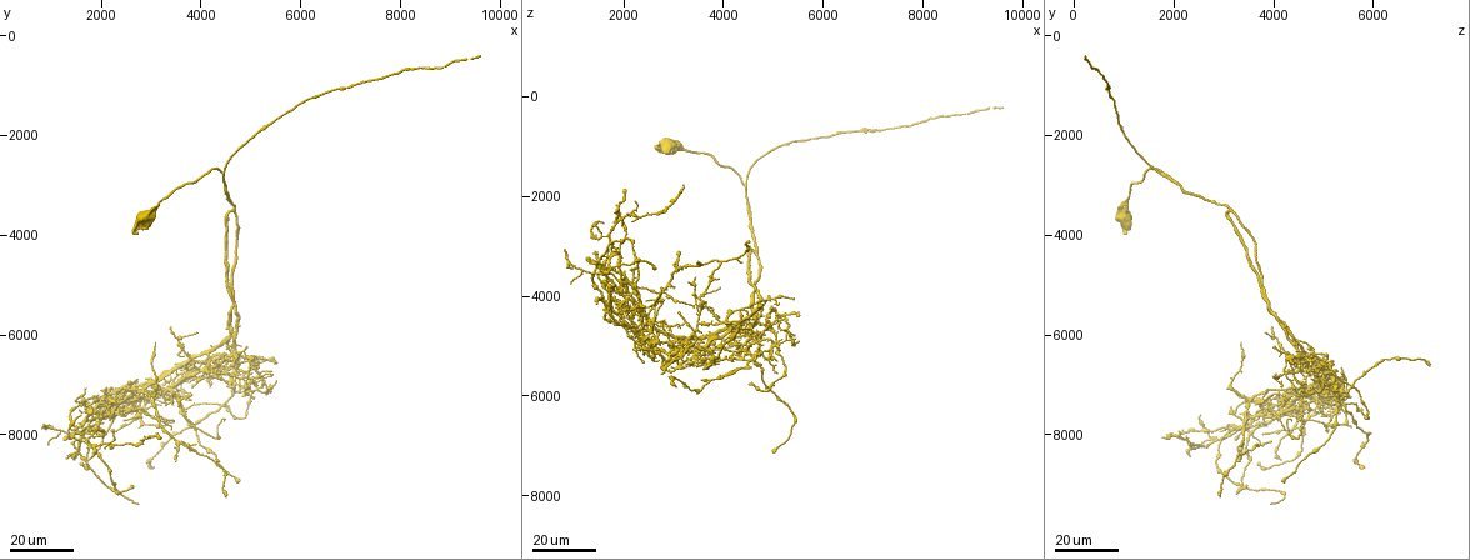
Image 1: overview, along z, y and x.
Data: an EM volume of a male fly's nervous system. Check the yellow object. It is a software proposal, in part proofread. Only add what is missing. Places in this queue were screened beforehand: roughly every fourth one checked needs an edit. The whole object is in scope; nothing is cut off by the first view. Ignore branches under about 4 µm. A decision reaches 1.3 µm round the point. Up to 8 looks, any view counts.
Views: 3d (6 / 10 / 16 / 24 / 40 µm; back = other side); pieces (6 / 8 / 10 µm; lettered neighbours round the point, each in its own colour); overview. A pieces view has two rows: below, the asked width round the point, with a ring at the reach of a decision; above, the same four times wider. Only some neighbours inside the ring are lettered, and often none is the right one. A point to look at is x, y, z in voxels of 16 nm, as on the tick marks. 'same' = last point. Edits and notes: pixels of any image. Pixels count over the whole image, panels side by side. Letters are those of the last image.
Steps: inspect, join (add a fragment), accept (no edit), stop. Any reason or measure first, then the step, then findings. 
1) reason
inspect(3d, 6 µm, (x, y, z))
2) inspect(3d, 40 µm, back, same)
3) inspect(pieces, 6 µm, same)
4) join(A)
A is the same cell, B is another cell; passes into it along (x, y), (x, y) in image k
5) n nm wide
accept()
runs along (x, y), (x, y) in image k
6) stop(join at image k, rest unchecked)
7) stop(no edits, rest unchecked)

free end
inspect(3d, 24 µm, (1500, 8000, 3100))

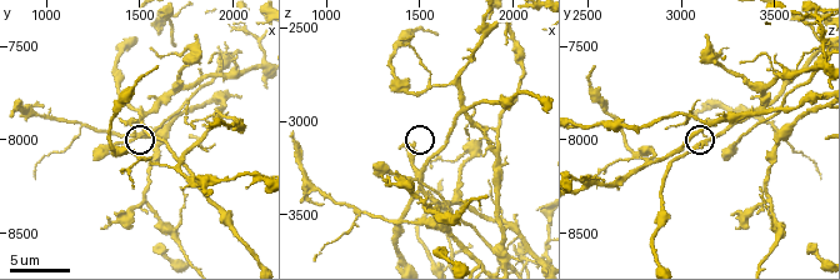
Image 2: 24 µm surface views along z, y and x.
what lies round it
inspect(pieces, 8 µm, (1460, 7960, 3140))

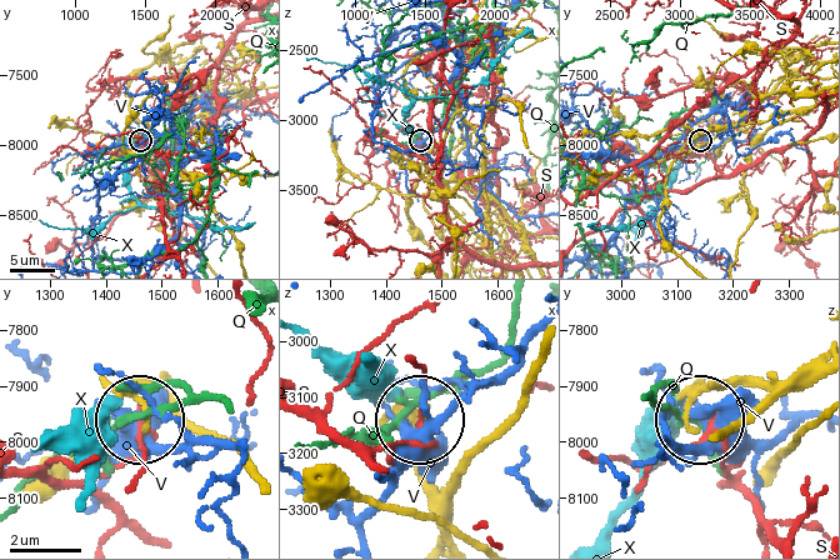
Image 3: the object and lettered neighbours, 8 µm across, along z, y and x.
join(X)
X is the same cell, Q, S and V are other cells; the neuron continues

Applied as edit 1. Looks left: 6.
end of a long branch
inspect(3d, 24 µm, (2750, 9400, 3950))

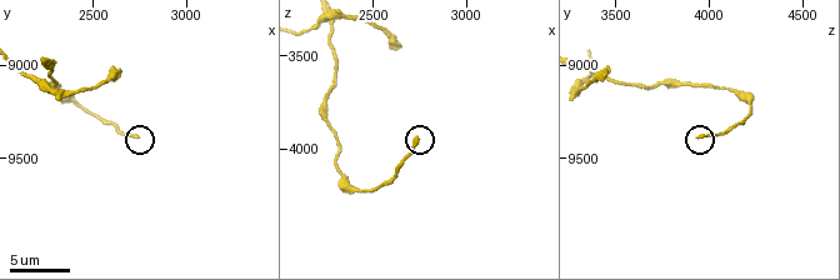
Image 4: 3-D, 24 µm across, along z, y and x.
inspect(pieces, 10 µm, (2720, 9380, 3940))

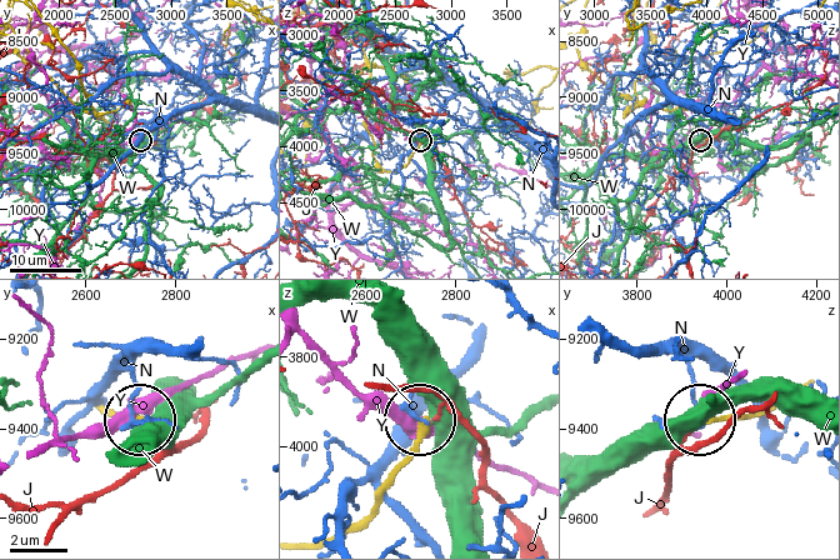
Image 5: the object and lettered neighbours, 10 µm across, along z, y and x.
accept()
J, N, W and Y are other cells; none of them fits

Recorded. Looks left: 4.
end of a long branch
inspect(3d, 24 µm, (4750, 8900, 4200))

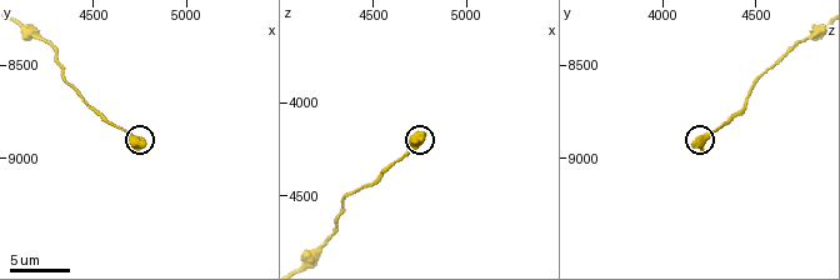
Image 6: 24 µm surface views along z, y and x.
inspect(pieces, 8 µm, (4760, 8920, 4180))

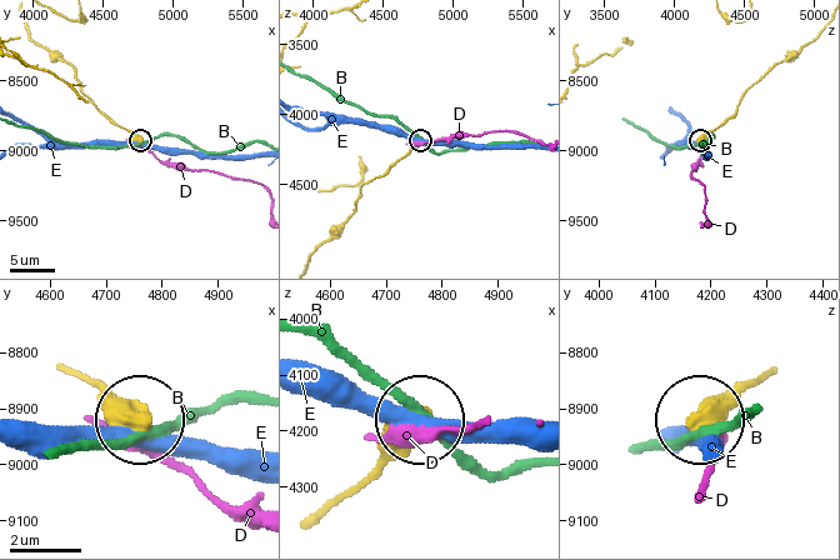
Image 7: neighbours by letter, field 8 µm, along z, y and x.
490 nm wide
accept()
B, D and E are other cells; runs along (28, 33), (68, 64), (81, 90), (139, 139) in image 7; none of them fits

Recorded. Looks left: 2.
free end
inspect(3d, 16 µm, (1850, 8000, 3800))

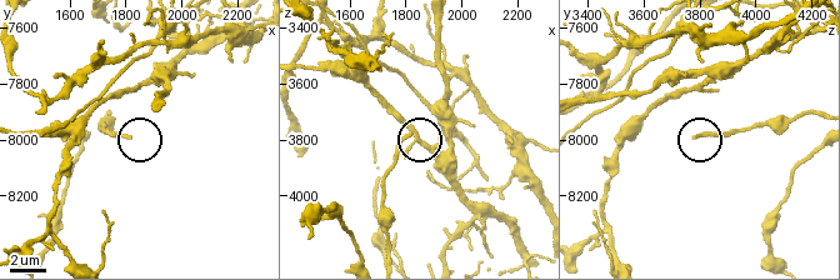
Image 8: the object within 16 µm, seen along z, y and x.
inspect(pieces, 8 µm, (1820, 8000, 3790))

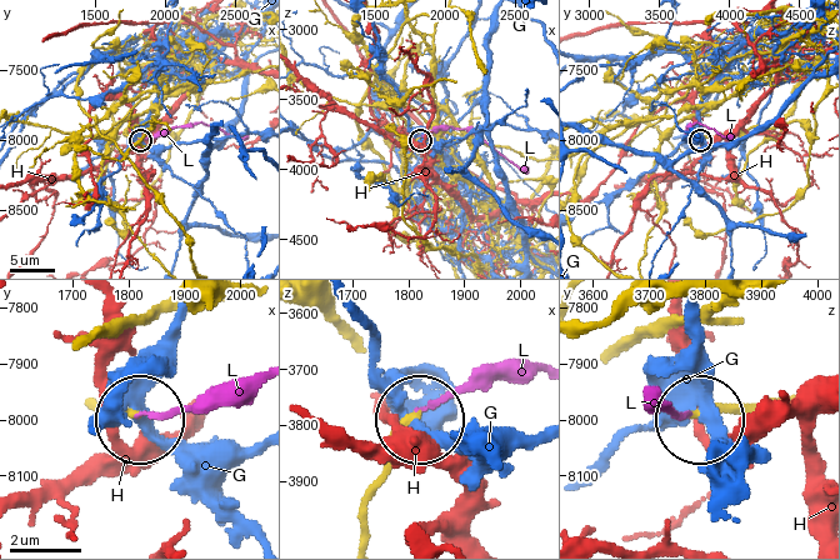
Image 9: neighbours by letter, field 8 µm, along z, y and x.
join(L)
L is the same cell, G and H are other cells; it goes on there

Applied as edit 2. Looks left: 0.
stop(join at image 3, join at image 9, rest unchecked)

